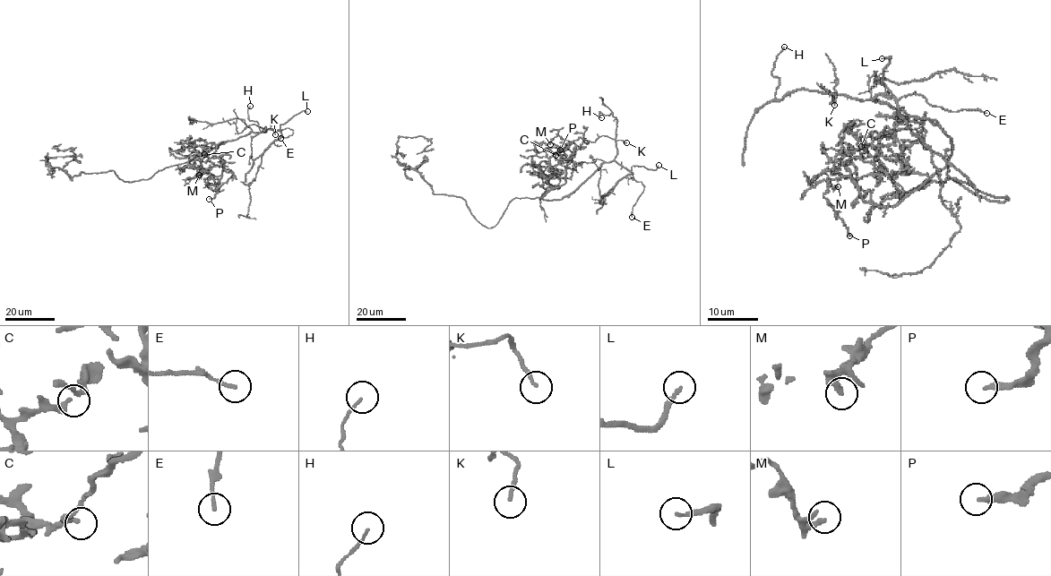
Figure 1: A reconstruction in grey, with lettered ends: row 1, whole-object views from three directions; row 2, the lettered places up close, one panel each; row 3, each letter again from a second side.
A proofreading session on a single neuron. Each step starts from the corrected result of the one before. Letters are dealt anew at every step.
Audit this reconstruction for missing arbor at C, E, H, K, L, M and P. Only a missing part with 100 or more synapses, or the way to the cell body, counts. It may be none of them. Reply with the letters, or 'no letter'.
L

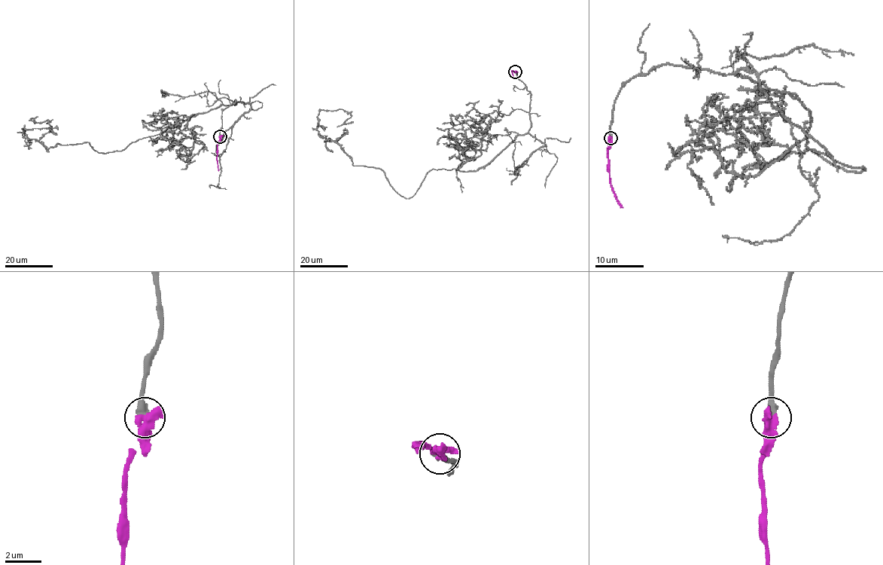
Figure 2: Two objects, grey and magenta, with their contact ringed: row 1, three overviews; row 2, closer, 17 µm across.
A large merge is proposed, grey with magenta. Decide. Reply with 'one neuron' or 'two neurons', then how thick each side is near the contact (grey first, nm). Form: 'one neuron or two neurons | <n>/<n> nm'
one neuron | 400/650 nm

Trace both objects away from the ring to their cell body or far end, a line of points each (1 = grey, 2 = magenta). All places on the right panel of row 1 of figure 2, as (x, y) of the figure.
1: (610, 138), (620, 88), (672, 63), (787, 92), (806, 145), (866, 169), (765, 164), (686, 122), (713, 124)
2: (610, 138), (608, 154), (609, 183), (616, 201), (622, 207)

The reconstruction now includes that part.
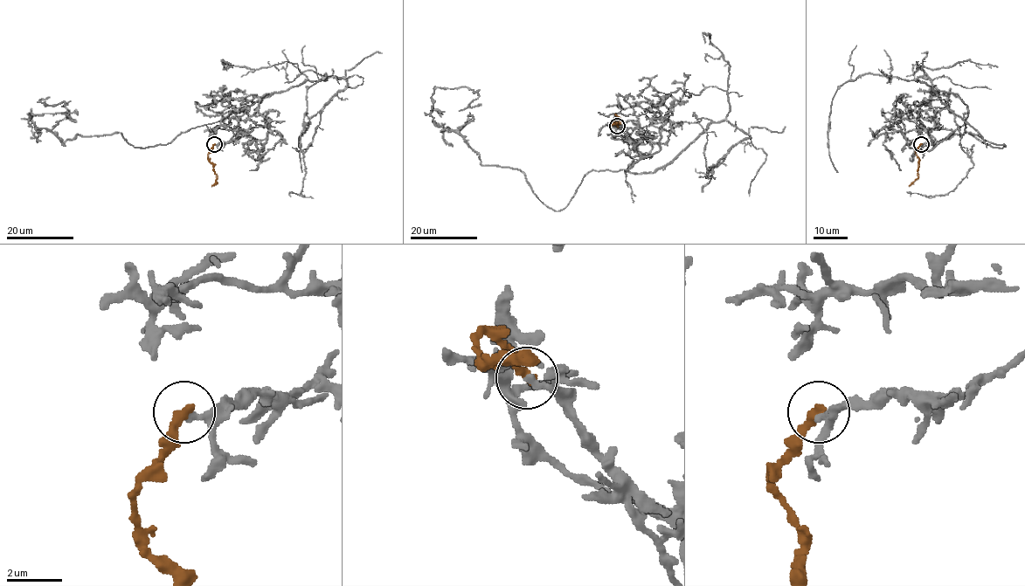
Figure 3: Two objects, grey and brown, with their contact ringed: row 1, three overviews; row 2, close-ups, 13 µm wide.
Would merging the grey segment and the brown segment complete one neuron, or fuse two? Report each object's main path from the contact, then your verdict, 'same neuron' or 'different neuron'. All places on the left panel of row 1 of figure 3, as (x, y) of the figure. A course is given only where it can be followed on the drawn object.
grey via (214, 144), (237, 133), (216, 121), (144, 148), (119, 133), (64, 142), (28, 118), (78, 115) | brown via (214, 144), (208, 155), (217, 178), (211, 186) | different neuron

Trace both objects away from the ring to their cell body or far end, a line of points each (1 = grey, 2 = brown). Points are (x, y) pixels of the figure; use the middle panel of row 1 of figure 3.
1: (617, 127), (640, 156), (592, 170), (554, 211), (431, 114), (437, 87), (481, 106)
2: (617, 127), (612, 121), (612, 124), (619, 122), (615, 113)

